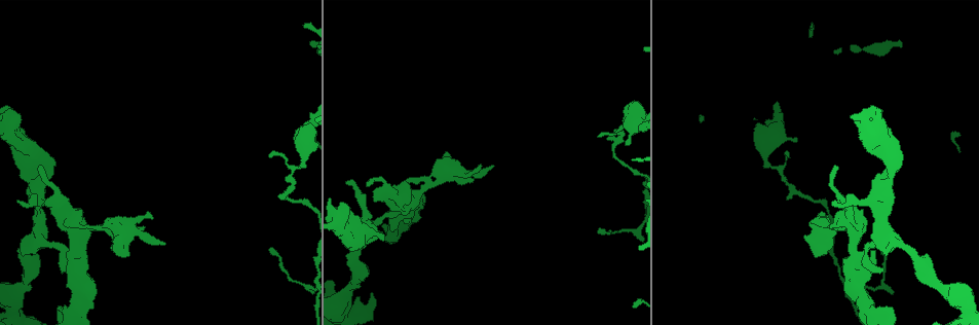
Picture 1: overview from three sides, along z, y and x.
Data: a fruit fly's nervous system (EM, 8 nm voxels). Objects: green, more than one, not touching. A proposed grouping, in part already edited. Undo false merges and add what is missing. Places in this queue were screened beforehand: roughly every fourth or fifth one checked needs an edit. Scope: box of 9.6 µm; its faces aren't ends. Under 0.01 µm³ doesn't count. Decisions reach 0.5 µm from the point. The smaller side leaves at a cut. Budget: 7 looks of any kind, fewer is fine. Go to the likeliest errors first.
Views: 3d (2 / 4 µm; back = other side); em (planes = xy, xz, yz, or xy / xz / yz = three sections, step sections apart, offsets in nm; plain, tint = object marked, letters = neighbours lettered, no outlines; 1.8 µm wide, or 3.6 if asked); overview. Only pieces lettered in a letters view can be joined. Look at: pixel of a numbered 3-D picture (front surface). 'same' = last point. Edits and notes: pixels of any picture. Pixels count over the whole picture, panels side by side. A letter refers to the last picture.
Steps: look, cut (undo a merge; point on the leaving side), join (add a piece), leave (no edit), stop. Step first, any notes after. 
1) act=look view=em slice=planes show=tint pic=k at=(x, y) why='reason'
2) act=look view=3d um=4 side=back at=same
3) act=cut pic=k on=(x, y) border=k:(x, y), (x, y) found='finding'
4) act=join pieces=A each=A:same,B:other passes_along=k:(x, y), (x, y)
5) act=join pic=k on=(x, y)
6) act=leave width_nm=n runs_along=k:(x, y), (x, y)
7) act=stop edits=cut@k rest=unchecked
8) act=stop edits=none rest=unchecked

act=look view=3d um=4 pic=1 at=(38, 228) why='sudden change in width'

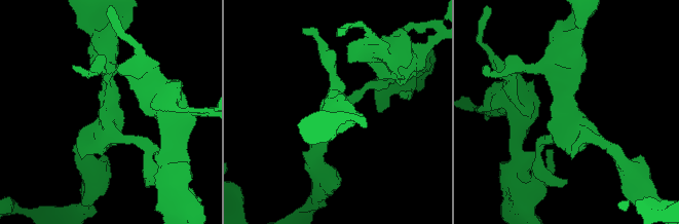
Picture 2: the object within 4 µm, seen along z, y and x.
act=look view=em slice=planes show=letters pic=2 at=(108, 117) why='now the EM'

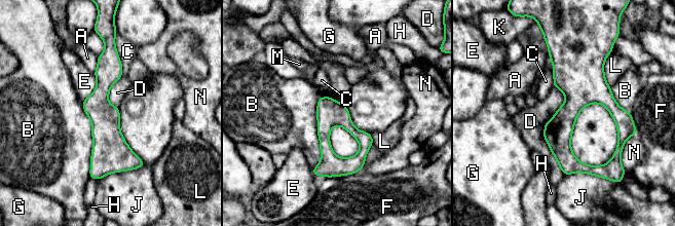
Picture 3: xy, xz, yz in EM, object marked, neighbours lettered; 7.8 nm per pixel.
act=leave each=A:other,B:other,C:other,D:other,E:other,F:other,G:other,H:other,J:other,K:other,L:other,M:other,N:other arms=3 border=3:(553, 85), (563, 174) found='all the same neuron'

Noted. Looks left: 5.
act=look view=em slice=planes show=letters pic=1 at=(88, 291) why='three arms meet'

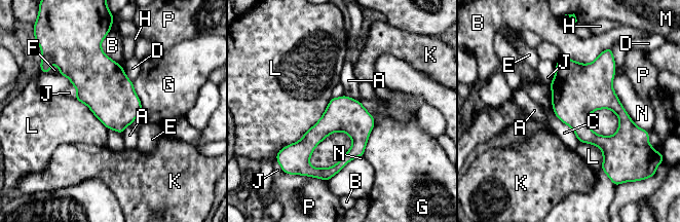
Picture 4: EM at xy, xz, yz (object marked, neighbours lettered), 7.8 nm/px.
act=leave longest_contact=N:650nm each=A:other,B:other,C:other,D:other,E:other,F:other,G:other,H:other,J:other,K:other,L:other,M:other,N:other,P:other border=4:(549, 84), (554, 113), (578, 141) found='continuous, no second neuron'

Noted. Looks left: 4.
act=look view=3d um=4 pic=1 at=(627, 143) why='thin end'

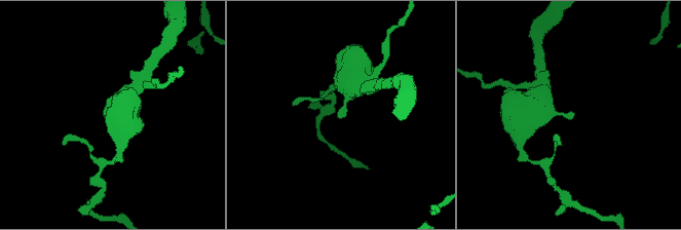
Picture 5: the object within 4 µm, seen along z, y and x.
act=look view=em slice=yz step=16 show=letters pic=5 at=(339, 117)

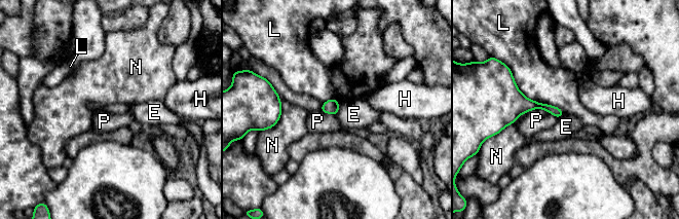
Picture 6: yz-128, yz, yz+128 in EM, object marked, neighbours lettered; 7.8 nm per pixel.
act=leave each=E:other,H:other,L:other,N:other,P:other found='no lettered piece goes on from it'

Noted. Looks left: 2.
act=stop edits=none rest=unchecked

